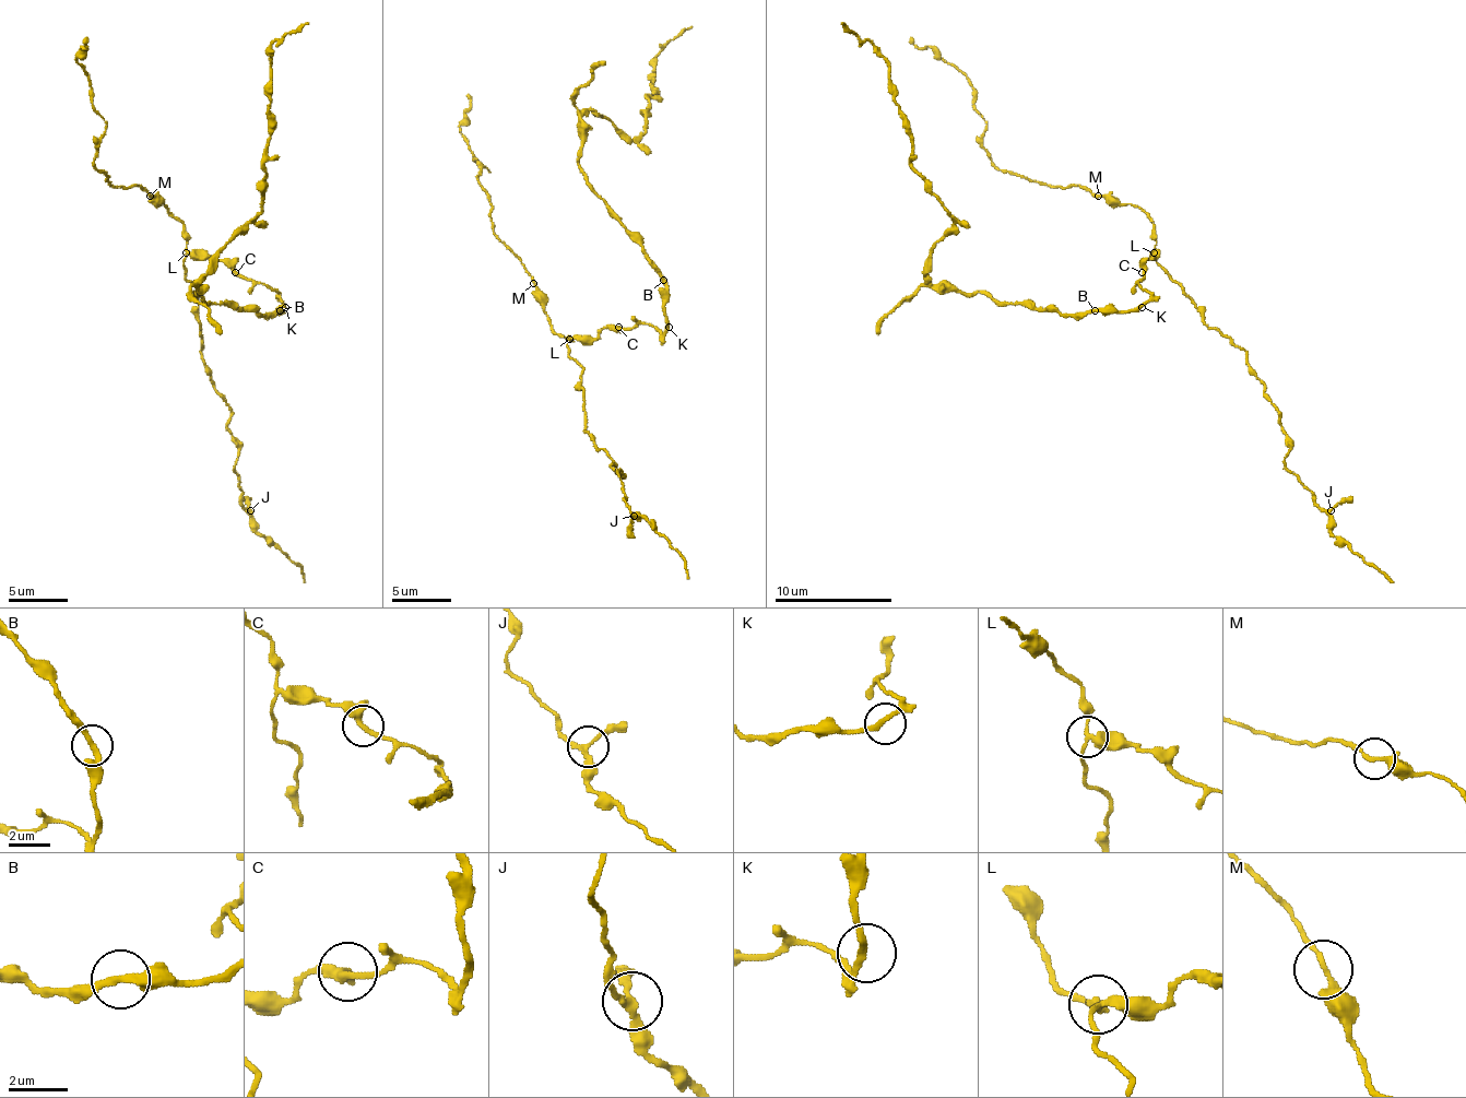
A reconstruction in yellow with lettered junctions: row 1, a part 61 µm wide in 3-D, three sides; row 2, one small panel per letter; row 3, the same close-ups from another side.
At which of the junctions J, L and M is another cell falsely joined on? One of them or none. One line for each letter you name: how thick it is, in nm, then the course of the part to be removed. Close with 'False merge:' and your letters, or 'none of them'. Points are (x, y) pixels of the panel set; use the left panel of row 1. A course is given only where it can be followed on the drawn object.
L: Thickness 240 nm. Course of the part to remove: (186, 251), (268, 284), (283, 307), (209, 305), (194, 293), (262, 210), (271, 45), (309, 22)
False merge: L

